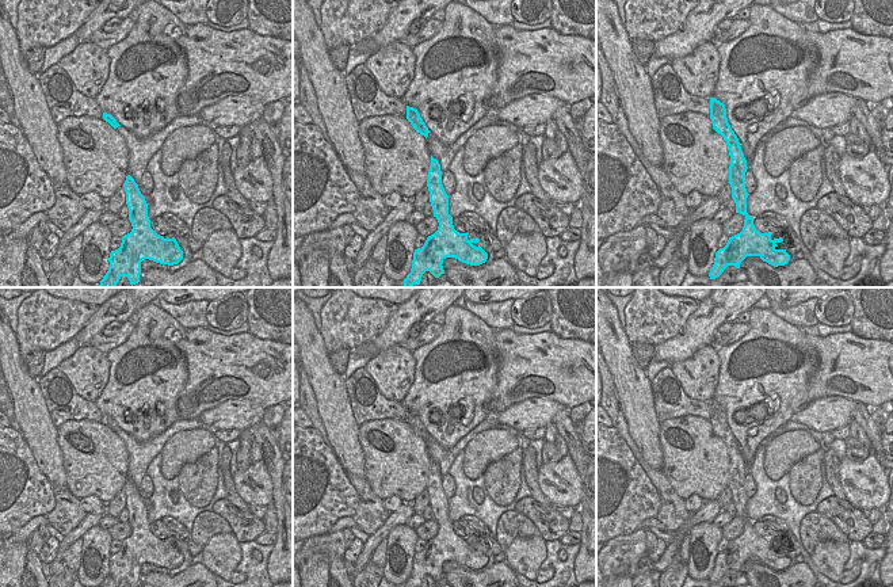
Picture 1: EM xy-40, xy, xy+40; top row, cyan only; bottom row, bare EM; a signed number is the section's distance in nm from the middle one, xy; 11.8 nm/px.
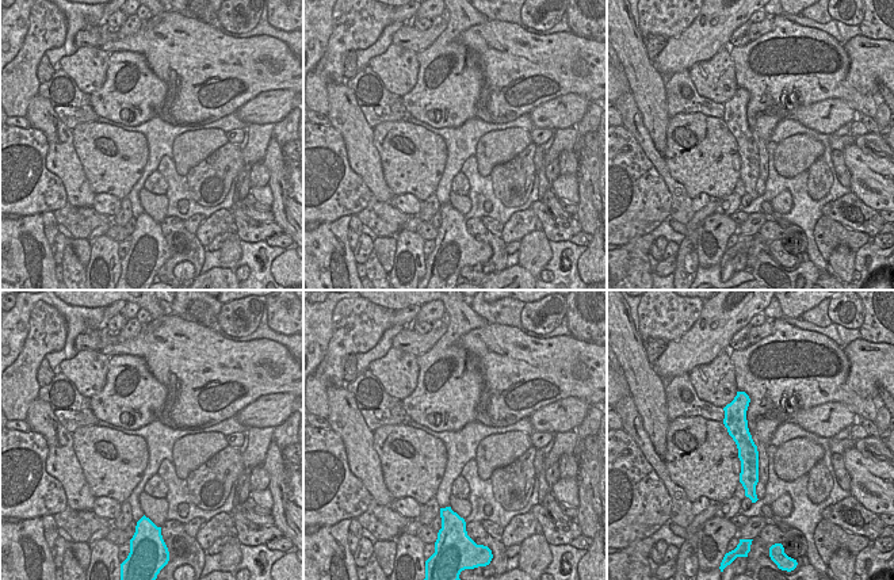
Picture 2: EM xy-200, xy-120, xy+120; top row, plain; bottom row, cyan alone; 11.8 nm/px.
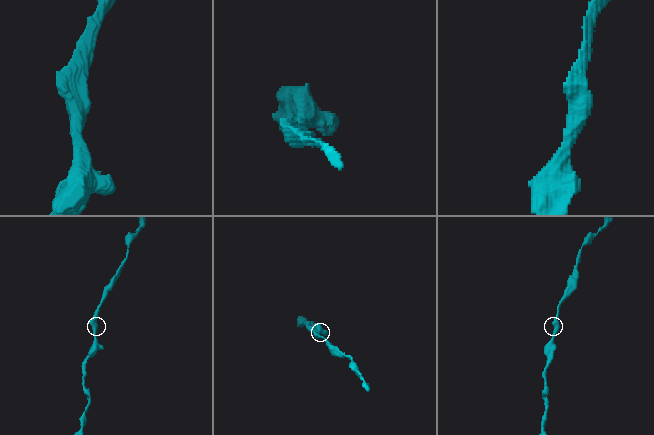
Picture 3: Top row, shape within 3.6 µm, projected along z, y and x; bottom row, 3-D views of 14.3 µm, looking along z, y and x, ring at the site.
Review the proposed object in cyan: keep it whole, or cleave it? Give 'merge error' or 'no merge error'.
no merge error

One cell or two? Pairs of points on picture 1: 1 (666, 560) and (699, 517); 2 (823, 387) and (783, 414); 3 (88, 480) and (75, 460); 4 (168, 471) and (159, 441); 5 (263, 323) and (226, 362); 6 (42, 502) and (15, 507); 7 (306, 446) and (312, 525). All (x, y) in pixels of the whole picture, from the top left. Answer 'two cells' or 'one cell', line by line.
1: one cell
2: two cells
3: one cell
4: two cells
5: two cells
6: one cell
7: one cell

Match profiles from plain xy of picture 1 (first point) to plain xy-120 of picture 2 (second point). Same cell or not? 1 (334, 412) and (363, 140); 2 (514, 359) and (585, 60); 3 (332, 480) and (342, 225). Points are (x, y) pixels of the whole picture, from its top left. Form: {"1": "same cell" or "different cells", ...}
{"1": "same cell", "2": "same cell", "3": "different cells"}

